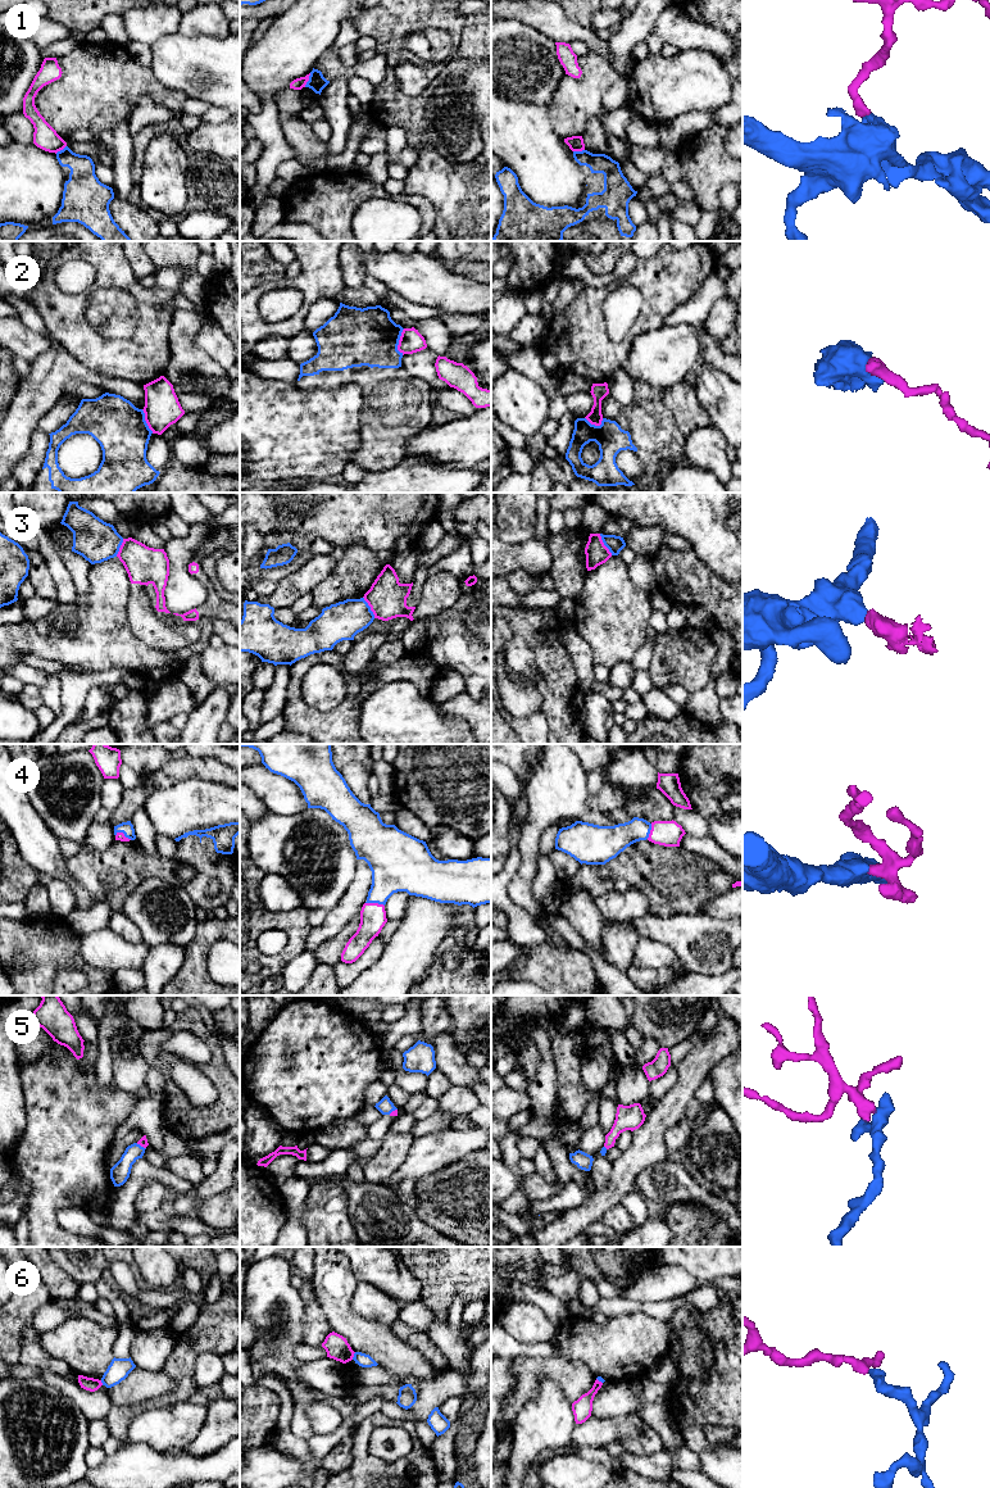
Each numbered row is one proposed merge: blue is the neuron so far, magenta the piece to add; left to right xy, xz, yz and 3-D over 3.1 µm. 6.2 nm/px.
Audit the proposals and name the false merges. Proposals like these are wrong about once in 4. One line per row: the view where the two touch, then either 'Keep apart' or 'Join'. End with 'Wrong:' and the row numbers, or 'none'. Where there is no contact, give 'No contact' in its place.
1: Touches blue in xz. Keep apart
2: Touches blue in xz. Keep apart
3: Touches blue in yz. Keep apart
4: Touches blue in xz. Join
5: Touches blue in xy. Join
6: Touches blue in xz. Keep apart
Wrong: 1, 2, 3, 6

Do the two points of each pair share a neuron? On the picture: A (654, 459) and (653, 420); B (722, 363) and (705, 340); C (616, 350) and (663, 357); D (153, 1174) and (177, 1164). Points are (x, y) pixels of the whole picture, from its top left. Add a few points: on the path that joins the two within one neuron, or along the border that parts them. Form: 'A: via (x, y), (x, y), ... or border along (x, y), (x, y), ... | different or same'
A: via (654, 449), (654, 430) | same
B: via (717, 358), (709, 345) | same
C: border along (650, 330), (634, 339), (627, 358), (618, 367) | different
D: border along (164, 1166), (191, 1184) | different

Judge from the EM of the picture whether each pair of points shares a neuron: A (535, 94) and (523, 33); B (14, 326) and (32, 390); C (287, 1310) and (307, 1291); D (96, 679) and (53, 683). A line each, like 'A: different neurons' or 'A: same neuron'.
A: same neuron
B: different neurons
C: different neurons
D: different neurons

